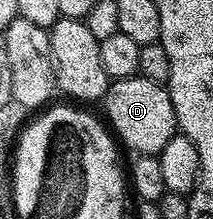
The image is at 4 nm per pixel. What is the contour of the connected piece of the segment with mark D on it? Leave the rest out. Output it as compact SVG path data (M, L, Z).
M125 77L119 81L111 80L106 88L104 106L106 105L106 117L113 136L123 146L127 145L134 155L157 155L179 132L176 111L172 107L170 90L166 85L152 83L152 79L143 77Z

